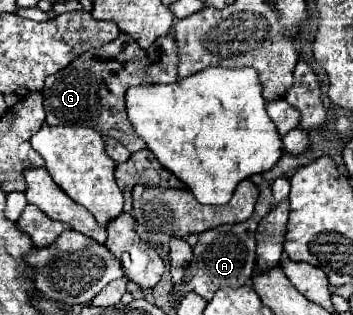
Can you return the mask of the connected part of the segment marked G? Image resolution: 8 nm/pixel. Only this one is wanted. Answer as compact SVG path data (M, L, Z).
M121 33L115 41L91 49L75 59L67 69L49 75L45 79L43 105L49 125L85 125L95 129L103 137L115 137L131 153L145 149L145 141L135 133L127 111L125 93L133 85L149 83L175 83L177 77L177 45L175 39L165 35L157 39L149 49L139 49L139 45Z

